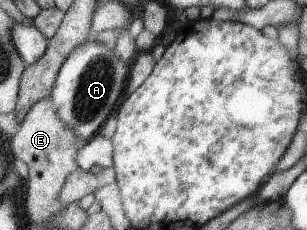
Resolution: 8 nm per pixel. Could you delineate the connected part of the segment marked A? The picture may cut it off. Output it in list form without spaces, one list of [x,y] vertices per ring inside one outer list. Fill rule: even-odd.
[[[93,38],[86,40],[70,53],[58,73],[53,92],[54,102],[58,106],[58,118],[62,118],[62,122],[66,122],[66,126],[70,126],[80,140],[90,138],[118,102],[126,76],[128,68],[122,58],[118,58],[115,49],[108,48]]]

